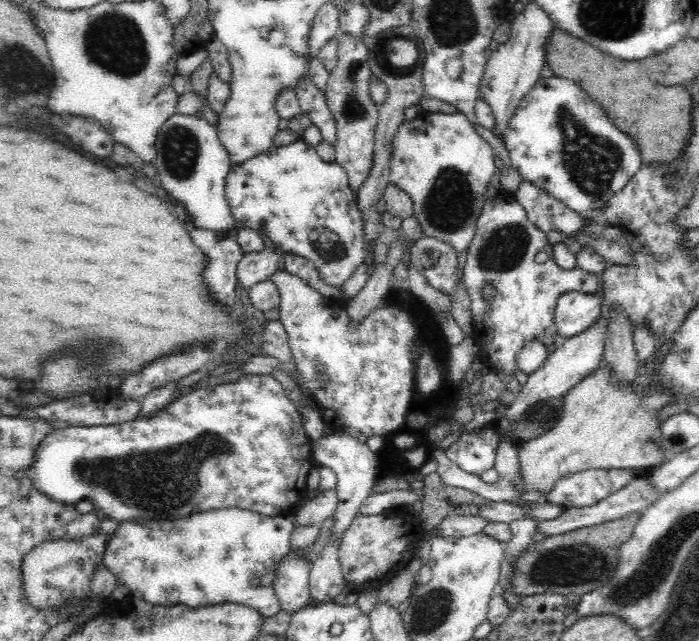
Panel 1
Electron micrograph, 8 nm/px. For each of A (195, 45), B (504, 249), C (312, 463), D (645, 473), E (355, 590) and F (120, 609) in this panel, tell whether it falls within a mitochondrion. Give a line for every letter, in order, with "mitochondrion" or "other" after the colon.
A: other
B: mitochondrion
C: other
D: other
E: other
F: other

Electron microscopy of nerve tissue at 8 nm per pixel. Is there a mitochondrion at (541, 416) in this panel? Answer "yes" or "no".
yes

